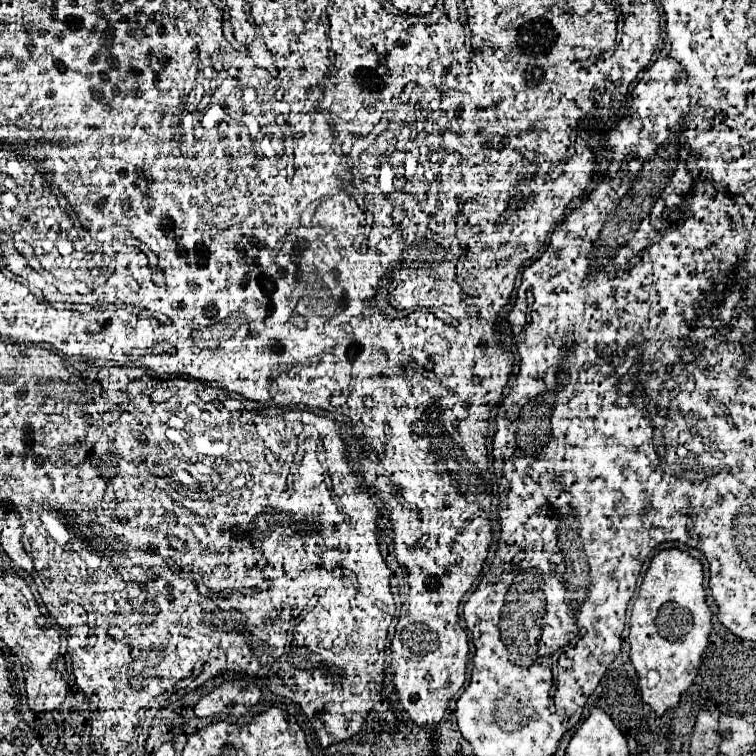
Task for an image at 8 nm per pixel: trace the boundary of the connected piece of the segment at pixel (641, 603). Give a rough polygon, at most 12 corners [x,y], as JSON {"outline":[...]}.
{"outline":[[663,549],[631,611],[631,663],[657,715],[711,631],[701,563]]}

